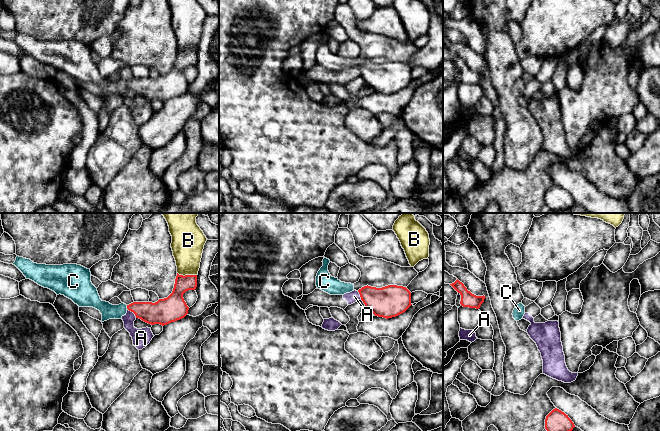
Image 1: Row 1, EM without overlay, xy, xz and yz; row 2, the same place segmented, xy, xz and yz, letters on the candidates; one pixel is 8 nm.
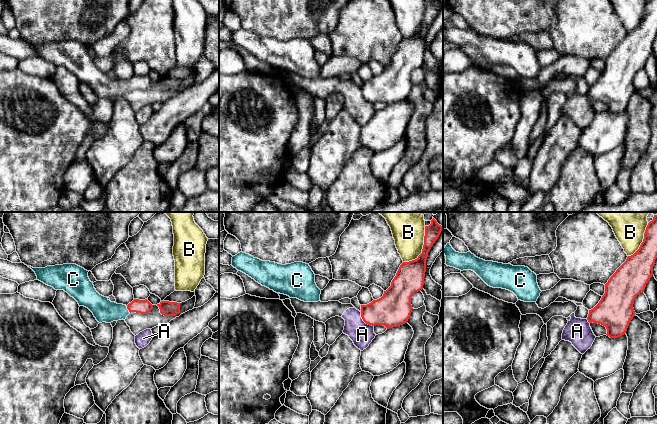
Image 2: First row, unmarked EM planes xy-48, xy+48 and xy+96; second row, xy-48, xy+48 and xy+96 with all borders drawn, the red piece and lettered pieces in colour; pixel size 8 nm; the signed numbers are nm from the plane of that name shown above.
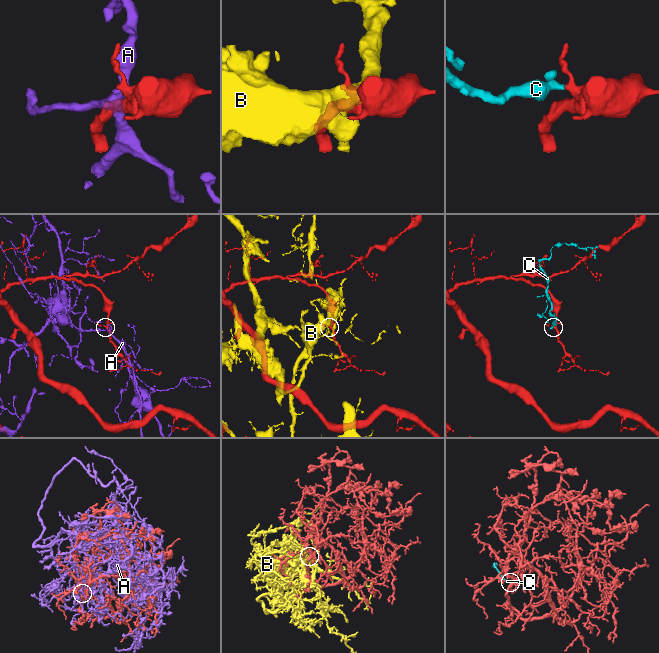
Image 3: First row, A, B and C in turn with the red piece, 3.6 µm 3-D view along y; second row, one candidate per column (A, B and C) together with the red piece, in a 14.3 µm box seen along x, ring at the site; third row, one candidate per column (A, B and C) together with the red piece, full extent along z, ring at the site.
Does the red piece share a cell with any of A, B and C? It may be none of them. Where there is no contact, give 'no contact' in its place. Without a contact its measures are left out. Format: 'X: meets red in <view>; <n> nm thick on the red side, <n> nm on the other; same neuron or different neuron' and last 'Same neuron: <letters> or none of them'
A: meets red in xy; 200 nm thick on the red side, 150 nm on the other; different neuron
B: meets red in xy; 160 nm thick on the red side, 260 nm on the other; different neuron
C: meets red in xy; 180 nm thick on the red side, 120 nm on the other; same neuron
Same neuron: C

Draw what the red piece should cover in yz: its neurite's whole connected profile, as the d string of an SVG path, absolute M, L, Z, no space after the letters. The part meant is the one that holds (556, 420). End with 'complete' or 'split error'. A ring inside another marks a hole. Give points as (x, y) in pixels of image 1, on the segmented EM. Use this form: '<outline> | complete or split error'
M553 409L545 419L547 431L572 431L575 427L572 420L561 410Z | complete

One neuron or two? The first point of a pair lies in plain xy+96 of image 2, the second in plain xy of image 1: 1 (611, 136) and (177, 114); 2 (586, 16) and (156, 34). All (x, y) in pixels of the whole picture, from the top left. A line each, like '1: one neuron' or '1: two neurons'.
1: one neuron
2: one neuron

